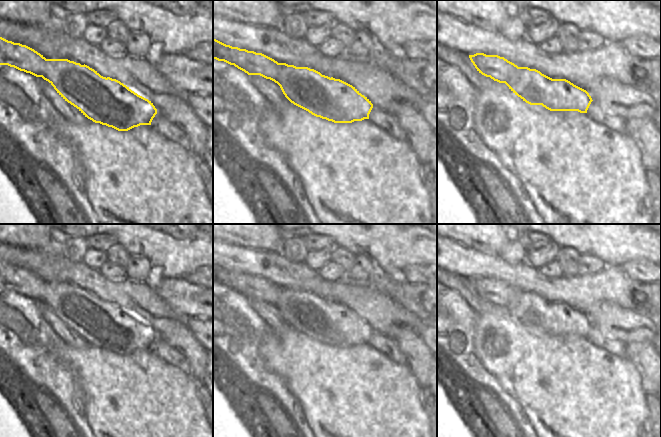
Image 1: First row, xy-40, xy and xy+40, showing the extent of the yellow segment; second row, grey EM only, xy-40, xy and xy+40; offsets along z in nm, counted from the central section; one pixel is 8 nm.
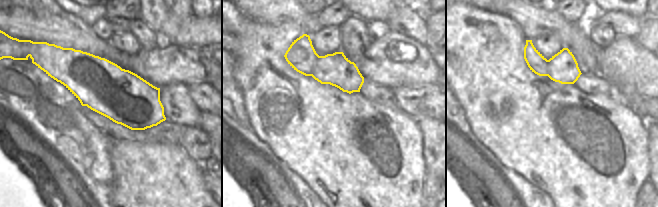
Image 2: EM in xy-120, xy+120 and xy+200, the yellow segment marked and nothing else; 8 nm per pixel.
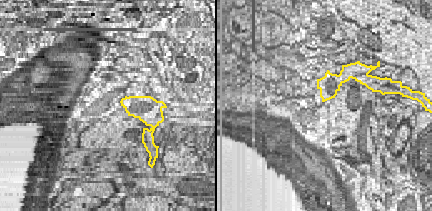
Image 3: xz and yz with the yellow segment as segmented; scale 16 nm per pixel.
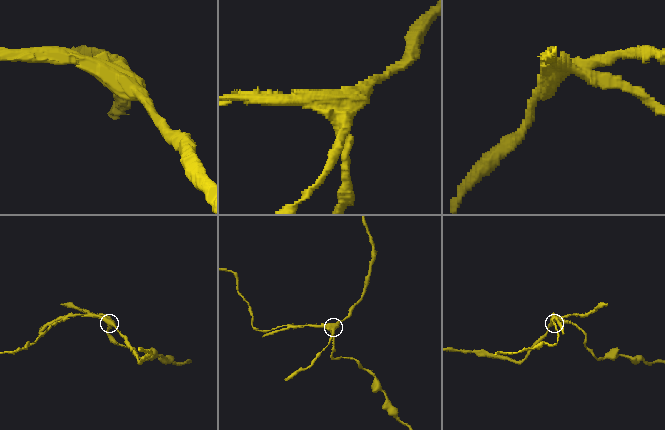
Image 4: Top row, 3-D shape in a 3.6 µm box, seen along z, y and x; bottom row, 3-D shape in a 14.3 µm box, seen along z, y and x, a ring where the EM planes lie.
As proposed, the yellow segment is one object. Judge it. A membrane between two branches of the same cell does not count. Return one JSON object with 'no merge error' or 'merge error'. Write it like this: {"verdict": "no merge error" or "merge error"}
{"verdict": "merge error"}

